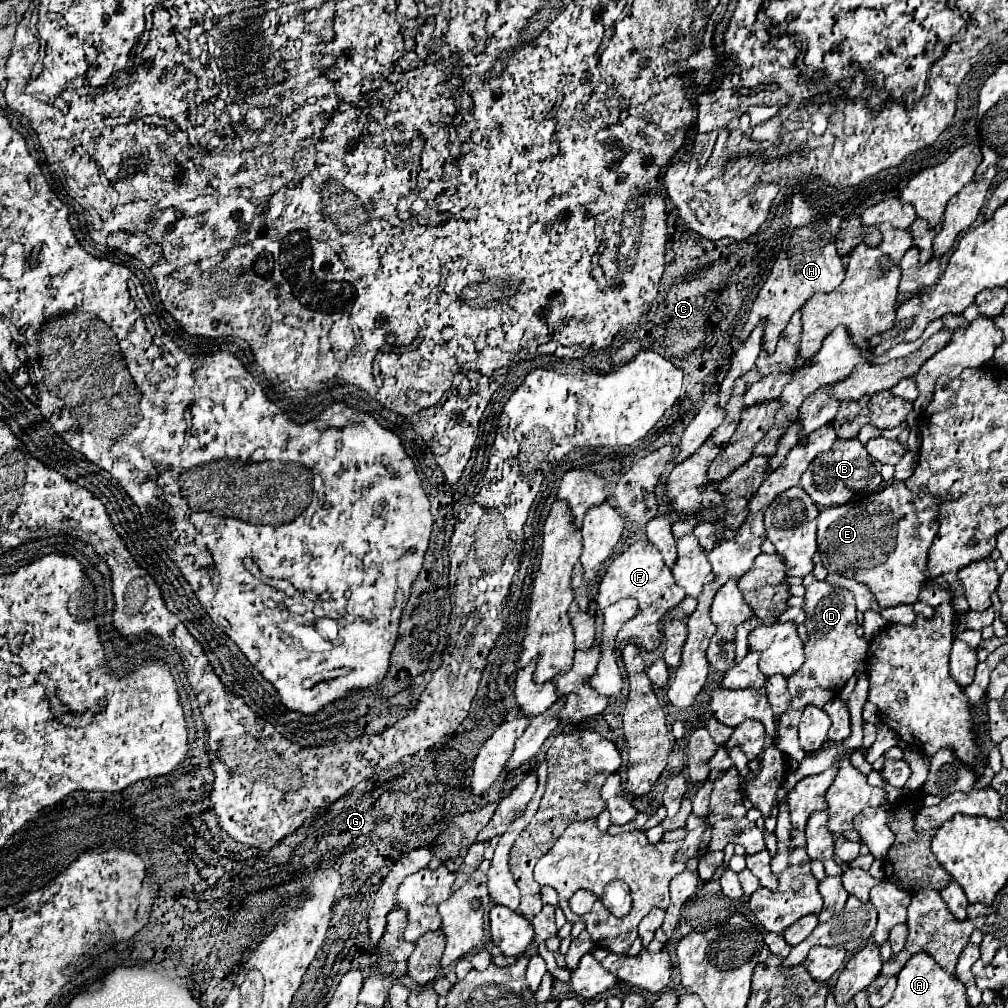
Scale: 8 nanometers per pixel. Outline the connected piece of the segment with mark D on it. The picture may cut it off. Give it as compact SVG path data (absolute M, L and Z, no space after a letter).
M807 574L803 578L803 586L805 586L803 610L807 614L805 628L807 628L807 636L809 636L809 642L805 642L807 658L805 658L803 666L787 680L789 694L791 694L791 706L787 708L787 712L783 712L779 716L777 738L775 738L775 748L779 748L783 754L795 758L797 762L801 762L805 758L805 752L801 750L799 740L797 740L797 724L799 724L799 718L801 718L805 706L815 704L817 708L823 708L827 702L835 700L839 696L839 692L843 690L845 682L855 674L859 660L867 658L867 650L869 650L867 640L857 638L857 634L855 634L855 628L857 628L855 598L849 590L833 588L827 582L817 580L813 574Z

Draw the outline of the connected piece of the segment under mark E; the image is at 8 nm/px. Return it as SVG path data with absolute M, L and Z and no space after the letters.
M893 480L887 488L869 494L863 500L847 502L845 506L823 508L817 516L817 552L821 564L839 576L855 578L865 584L881 608L897 604L915 604L917 594L925 582L925 562L927 550L939 530L937 502L929 494L913 494L903 482Z

